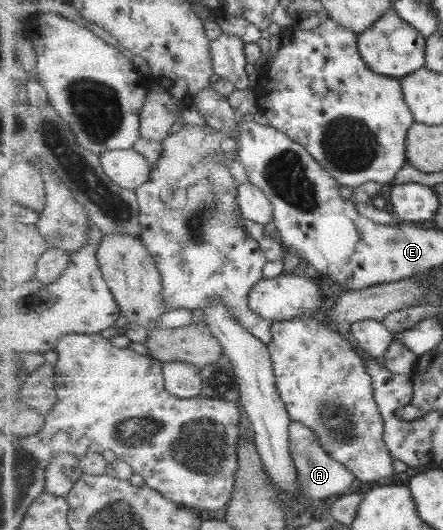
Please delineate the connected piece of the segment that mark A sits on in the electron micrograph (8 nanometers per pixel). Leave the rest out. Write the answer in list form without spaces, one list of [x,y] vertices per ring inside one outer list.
[[[292,422],[289,427],[289,442],[290,442],[290,453],[293,455],[294,468],[299,474],[298,490],[300,490],[300,498],[307,501],[309,498],[312,500],[324,500],[329,496],[342,496],[346,495],[348,488],[352,486],[352,482],[358,482],[355,474],[342,465],[342,463],[337,462],[330,456],[329,452],[325,450],[325,447],[318,441],[318,435],[312,431],[312,428],[302,425],[302,423]]]

